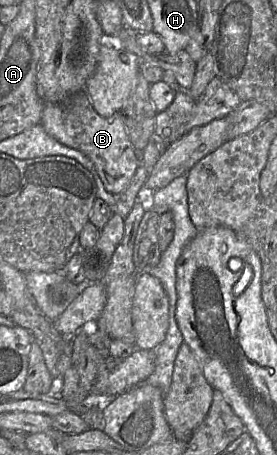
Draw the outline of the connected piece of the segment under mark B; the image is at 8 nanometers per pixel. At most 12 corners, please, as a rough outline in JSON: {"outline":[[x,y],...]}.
{"outline":[[83,88],[45,103],[51,137],[91,159],[119,195],[138,168],[122,111],[100,116]]}

